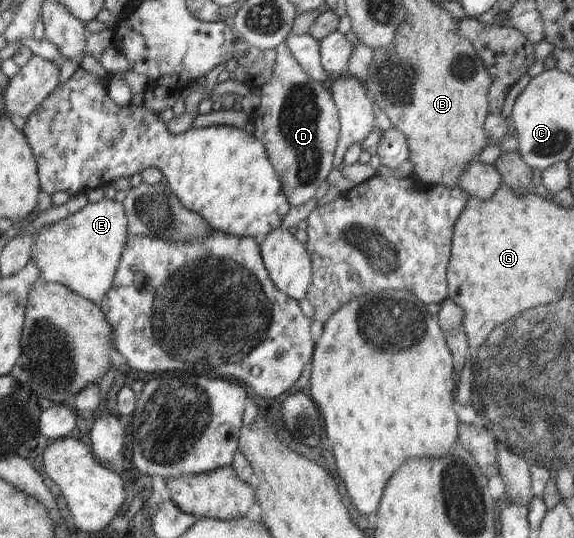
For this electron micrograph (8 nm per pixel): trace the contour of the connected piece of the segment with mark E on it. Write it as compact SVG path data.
M103 198L98 203L88 203L67 219L41 227L32 247L31 259L39 267L43 281L62 283L89 301L99 303L113 285L127 235L122 203Z

